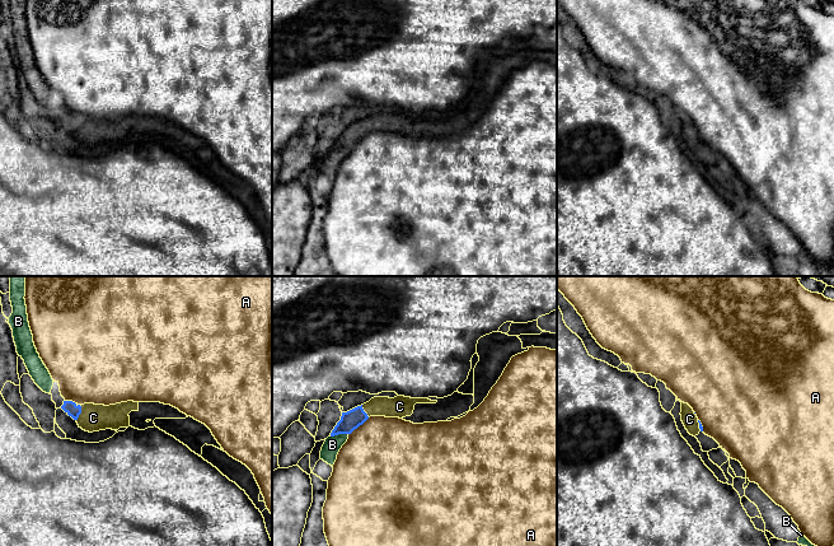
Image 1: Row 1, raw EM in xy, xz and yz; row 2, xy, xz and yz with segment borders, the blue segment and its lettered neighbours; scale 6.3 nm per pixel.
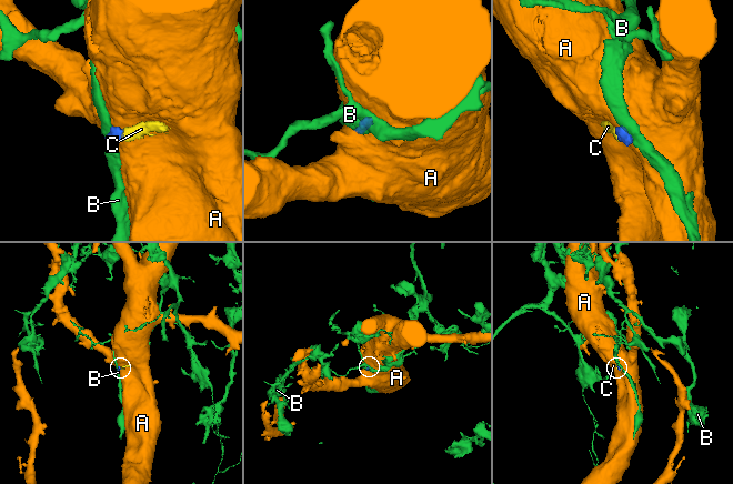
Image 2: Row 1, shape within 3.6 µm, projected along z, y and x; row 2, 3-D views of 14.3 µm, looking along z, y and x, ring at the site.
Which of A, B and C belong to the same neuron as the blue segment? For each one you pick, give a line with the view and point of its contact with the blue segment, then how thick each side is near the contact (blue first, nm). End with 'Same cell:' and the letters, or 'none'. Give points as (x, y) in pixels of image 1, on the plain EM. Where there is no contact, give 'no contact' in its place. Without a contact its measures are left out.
C: xy (80, 127) | 80/170 nm
Same cell: C

